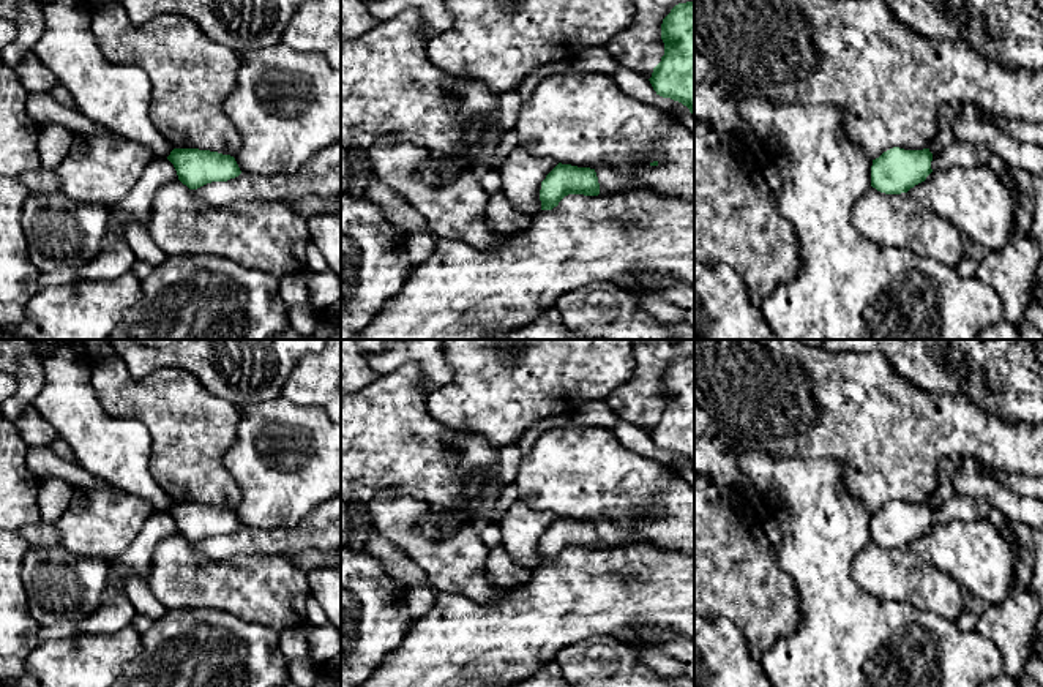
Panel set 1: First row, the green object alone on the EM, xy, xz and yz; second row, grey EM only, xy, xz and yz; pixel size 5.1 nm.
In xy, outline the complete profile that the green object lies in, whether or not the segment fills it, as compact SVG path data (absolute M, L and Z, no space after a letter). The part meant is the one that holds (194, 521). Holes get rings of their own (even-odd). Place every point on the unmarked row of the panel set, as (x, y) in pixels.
M174 502L167 513L174 518L178 534L189 543L227 535L241 527L234 510L210 504Z

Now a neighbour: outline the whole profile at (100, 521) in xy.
M76 488L66 512L55 521L58 545L77 556L112 559L134 542L155 512L156 509L148 501L115 488Z

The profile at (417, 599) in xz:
M415 584L402 589L402 603L412 622L424 616L434 605L437 591L431 584Z

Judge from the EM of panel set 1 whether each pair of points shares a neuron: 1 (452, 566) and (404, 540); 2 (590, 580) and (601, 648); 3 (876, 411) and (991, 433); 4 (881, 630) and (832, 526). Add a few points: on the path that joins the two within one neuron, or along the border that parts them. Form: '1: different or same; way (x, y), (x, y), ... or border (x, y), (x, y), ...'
1: same; way (441, 558), (415, 545)
2: different; border (630, 643), (594, 637), (564, 646)
3: same; way (904, 424), (953, 424), (963, 430)
4: same; way (856, 605), (832, 581), (832, 551)

